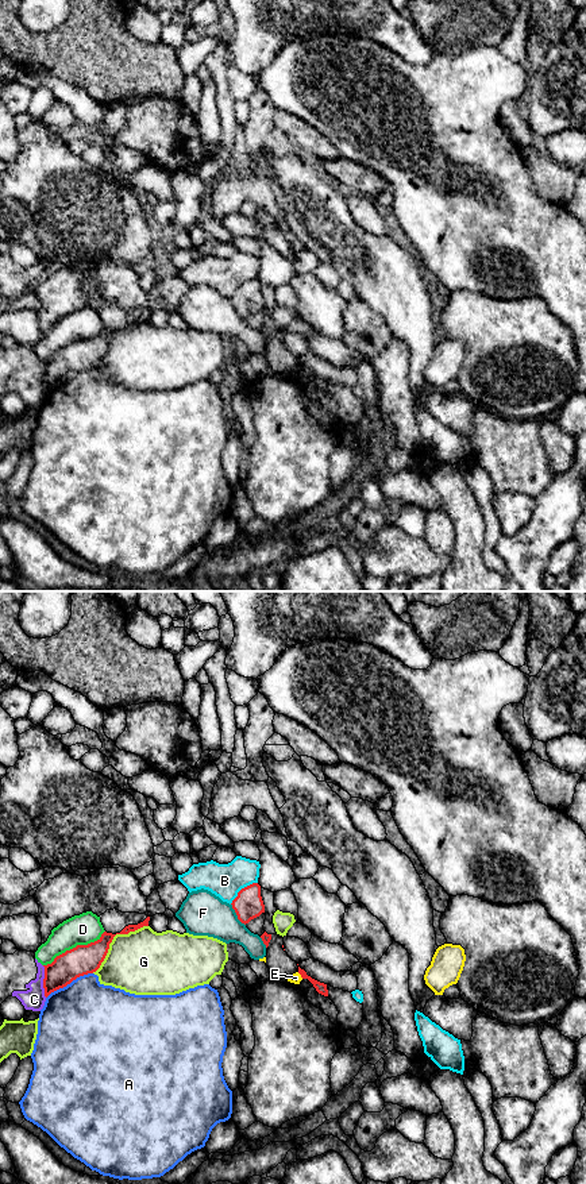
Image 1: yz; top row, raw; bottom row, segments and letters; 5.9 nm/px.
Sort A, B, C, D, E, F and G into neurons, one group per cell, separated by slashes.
A / B / C / D / E / F / G

